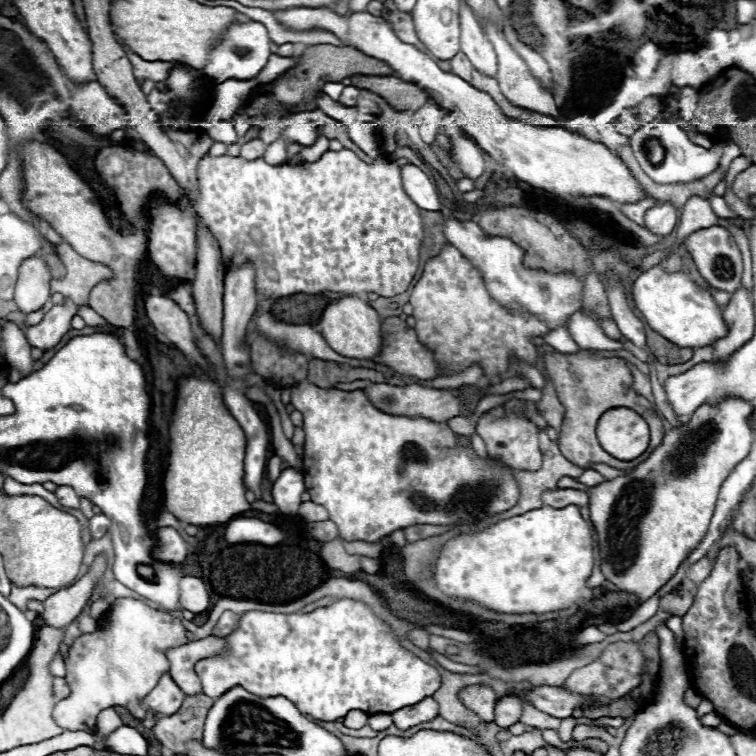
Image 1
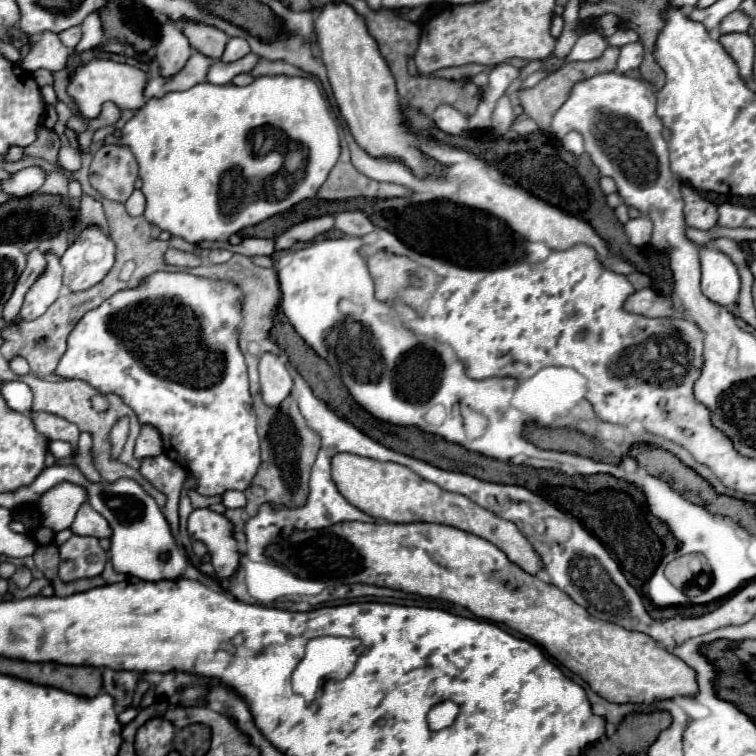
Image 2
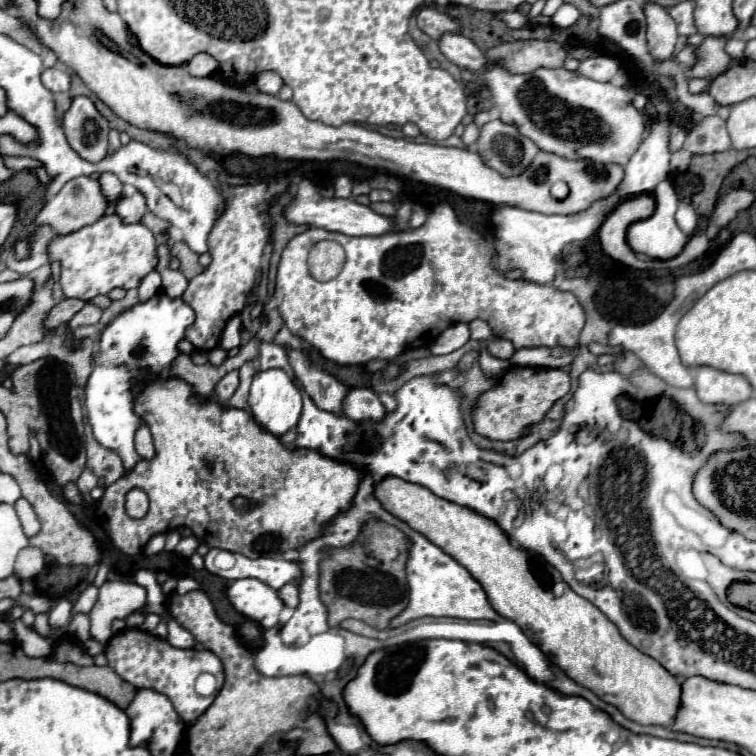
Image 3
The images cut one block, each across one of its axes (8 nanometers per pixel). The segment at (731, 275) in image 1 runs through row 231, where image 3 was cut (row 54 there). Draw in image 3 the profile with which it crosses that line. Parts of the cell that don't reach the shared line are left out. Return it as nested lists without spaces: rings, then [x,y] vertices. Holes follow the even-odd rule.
[[[704,38],[704,42],[698,46],[698,62],[686,74],[690,78],[716,78],[718,74],[722,74],[732,60],[724,52],[724,42],[726,38]]]

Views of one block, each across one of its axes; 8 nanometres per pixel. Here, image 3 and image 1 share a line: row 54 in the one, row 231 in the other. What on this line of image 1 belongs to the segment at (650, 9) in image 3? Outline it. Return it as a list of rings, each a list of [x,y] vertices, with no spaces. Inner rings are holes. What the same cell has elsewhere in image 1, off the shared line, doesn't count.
[[[658,202],[654,208],[646,210],[644,226],[658,236],[666,236],[676,228],[678,210],[672,202]]]

